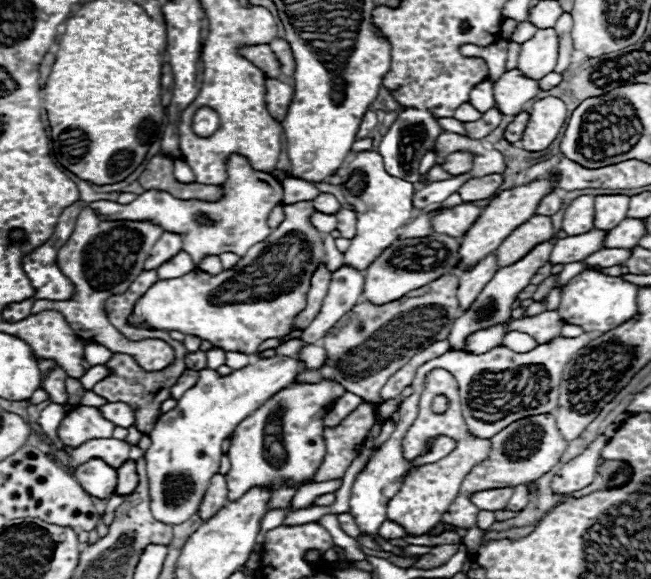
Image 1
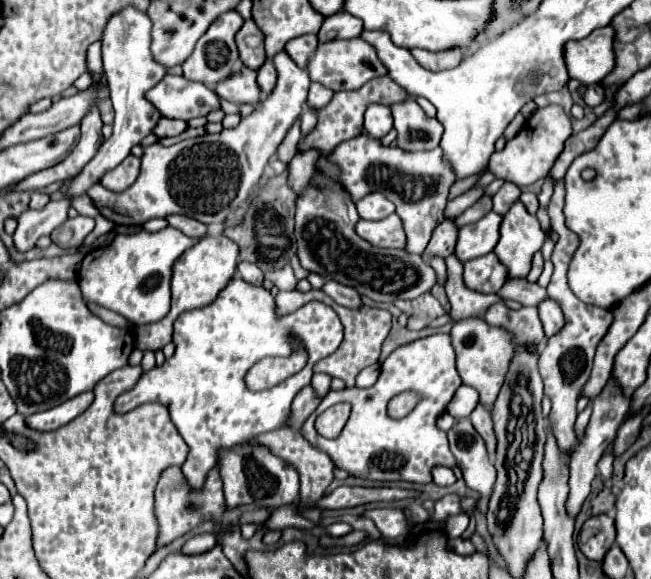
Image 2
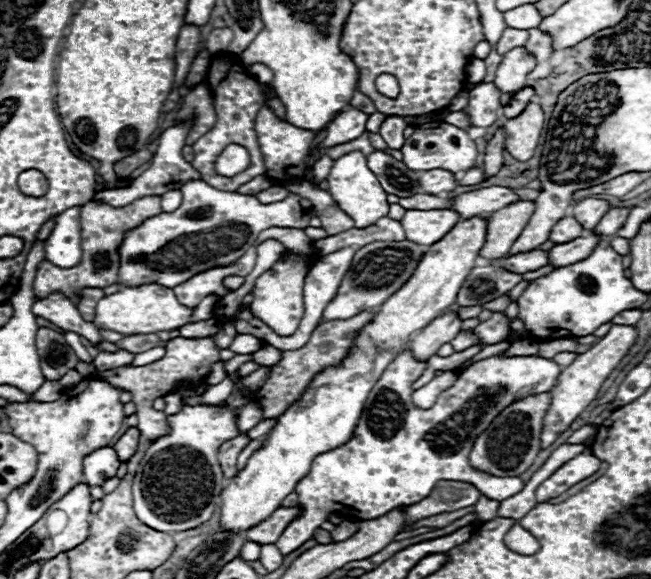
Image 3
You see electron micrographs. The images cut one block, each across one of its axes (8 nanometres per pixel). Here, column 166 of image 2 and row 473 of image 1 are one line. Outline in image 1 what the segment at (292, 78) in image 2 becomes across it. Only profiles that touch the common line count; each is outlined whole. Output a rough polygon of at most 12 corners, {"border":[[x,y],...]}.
{"border":[[306,366],[210,368],[156,420],[144,452],[150,510],[198,514],[224,438]]}

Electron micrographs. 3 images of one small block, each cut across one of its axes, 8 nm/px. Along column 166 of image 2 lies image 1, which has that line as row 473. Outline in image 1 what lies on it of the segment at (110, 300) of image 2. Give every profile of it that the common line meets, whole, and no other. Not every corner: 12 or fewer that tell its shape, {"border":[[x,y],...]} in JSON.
{"border":[[346,390],[276,392],[232,434],[228,498],[278,484],[286,508],[326,454],[322,418]]}

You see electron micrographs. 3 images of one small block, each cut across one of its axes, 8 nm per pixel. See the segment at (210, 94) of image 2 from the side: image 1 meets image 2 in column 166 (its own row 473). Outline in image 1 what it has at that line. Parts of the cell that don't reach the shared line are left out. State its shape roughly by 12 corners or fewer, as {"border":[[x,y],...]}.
{"border":[[100,458],[80,464],[74,476],[88,494],[108,498],[118,472]]}

